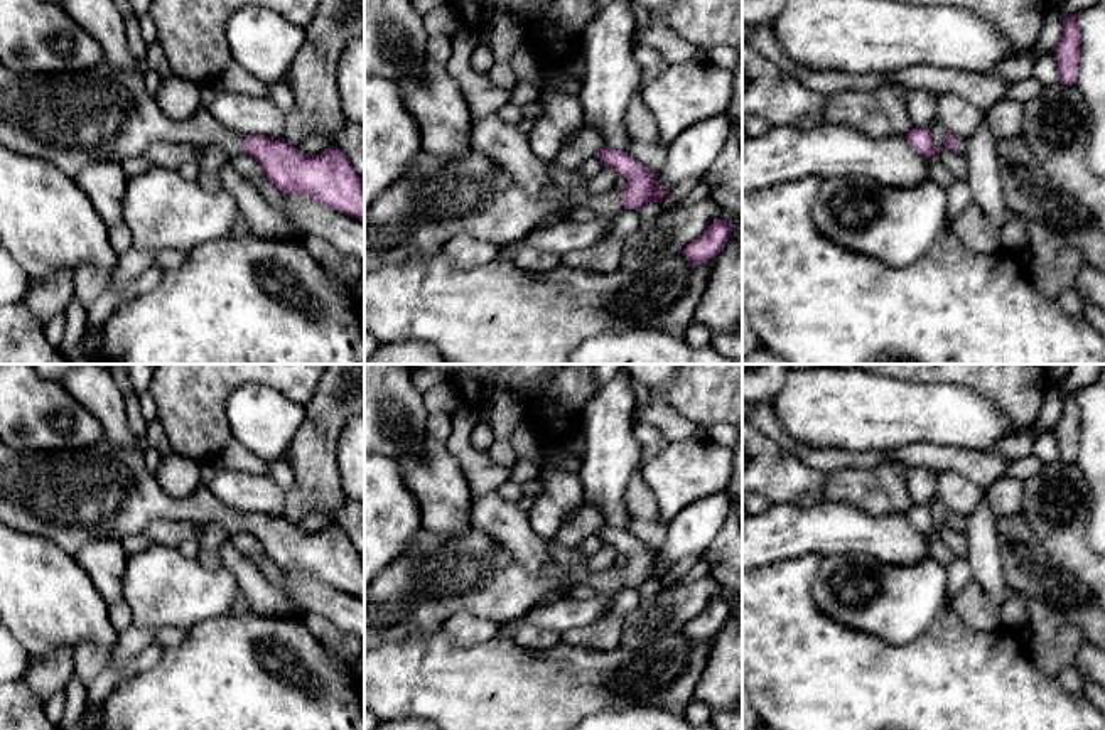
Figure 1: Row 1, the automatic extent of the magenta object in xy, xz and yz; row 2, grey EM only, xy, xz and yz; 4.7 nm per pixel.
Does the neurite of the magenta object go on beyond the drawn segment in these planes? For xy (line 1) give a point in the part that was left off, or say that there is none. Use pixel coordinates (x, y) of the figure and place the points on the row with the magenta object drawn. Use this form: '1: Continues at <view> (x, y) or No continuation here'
1: Continues at xy (73, 118)

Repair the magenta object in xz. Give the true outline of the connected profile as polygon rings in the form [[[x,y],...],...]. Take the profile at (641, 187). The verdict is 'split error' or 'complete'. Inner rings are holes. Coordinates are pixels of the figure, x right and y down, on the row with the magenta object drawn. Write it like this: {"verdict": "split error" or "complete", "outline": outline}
{"verdict": "split error", "outline": [[[604,145],[596,158],[624,177],[628,185],[623,191],[614,187],[594,194],[589,180],[580,180],[572,191],[548,184],[540,196],[530,196],[508,170],[476,150],[455,160],[422,150],[413,157],[410,169],[364,209],[364,273],[386,265],[429,258],[461,234],[503,248],[538,229],[550,214],[560,216],[575,207],[585,207],[597,216],[617,216],[623,209],[639,209],[648,202],[661,204],[670,192],[660,191],[658,174],[628,152]]]}

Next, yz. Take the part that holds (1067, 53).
{"verdict": "complete", "outline": [[[1068,15],[1063,20],[1063,34],[1054,49],[1054,56],[1059,67],[1059,83],[1066,86],[1075,86],[1078,79],[1078,62],[1080,62],[1080,27],[1076,15]]]}

